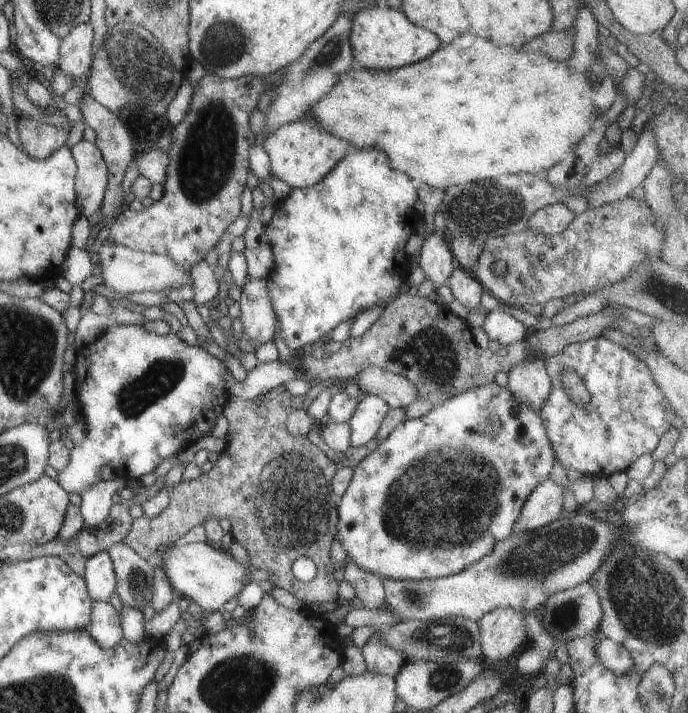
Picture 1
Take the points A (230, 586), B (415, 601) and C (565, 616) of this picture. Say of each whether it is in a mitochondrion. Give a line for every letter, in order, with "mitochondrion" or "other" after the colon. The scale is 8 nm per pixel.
A: other
B: mitochondrion
C: mitochondrion

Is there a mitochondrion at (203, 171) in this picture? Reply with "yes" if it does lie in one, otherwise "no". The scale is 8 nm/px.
yes

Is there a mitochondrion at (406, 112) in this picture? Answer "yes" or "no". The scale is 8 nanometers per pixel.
no

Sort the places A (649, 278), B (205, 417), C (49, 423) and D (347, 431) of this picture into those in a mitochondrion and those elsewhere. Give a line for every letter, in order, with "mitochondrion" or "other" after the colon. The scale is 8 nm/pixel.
A: mitochondrion
B: other
C: other
D: other

